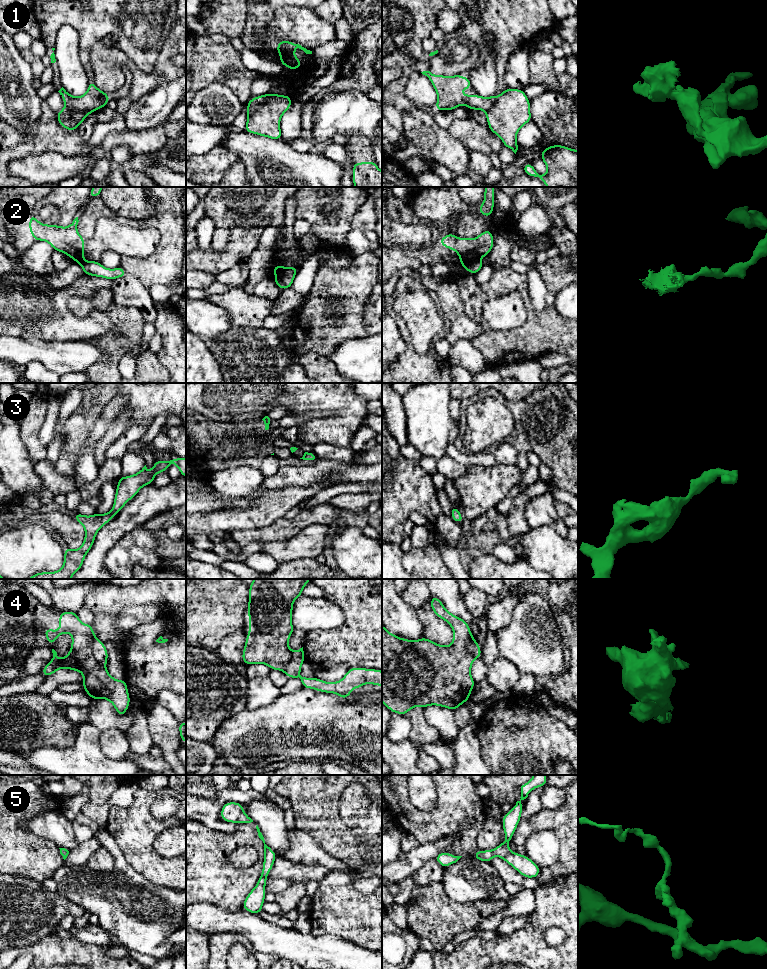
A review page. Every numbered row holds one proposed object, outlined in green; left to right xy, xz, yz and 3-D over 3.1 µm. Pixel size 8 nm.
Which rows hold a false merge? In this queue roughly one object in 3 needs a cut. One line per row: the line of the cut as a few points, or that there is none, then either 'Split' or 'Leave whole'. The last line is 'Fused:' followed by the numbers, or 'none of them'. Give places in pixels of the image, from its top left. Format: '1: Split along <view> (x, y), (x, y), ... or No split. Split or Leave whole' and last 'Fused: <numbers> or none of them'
1: Split along xy (66, 105), (73, 109), (88, 110), (90, 112). Split
2: Split along yz (479, 258), (463, 266). Split
3: No split. Leave whole
4: No split. Leave whole
5: No split. Leave whole
Fused: 1, 2

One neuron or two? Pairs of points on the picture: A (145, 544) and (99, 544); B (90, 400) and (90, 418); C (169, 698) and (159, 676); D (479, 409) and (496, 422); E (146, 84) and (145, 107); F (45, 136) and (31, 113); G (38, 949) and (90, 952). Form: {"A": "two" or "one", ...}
{"A": "two", "B": "one", "C": "two", "D": "one", "E": "two", "F": "two", "G": "one"}

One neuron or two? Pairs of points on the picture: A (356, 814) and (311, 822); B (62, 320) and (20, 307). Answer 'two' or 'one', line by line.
A: two
B: one

